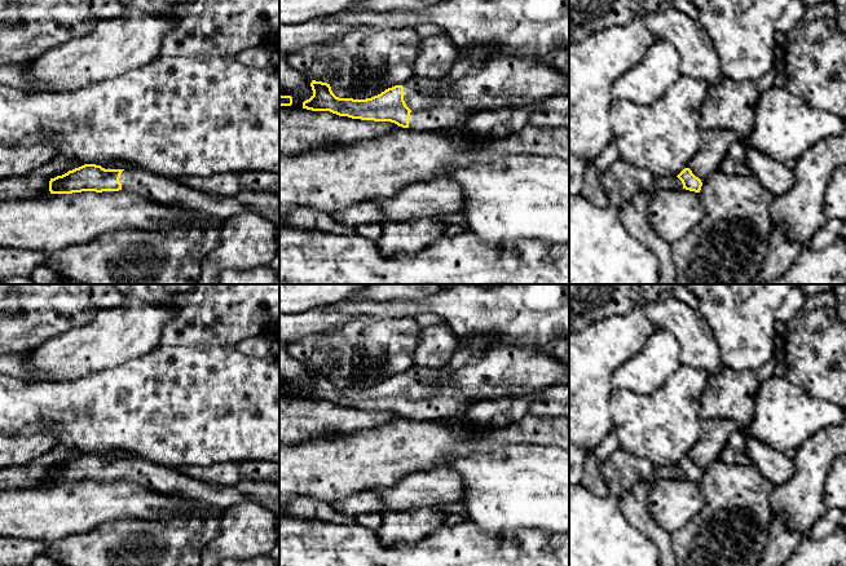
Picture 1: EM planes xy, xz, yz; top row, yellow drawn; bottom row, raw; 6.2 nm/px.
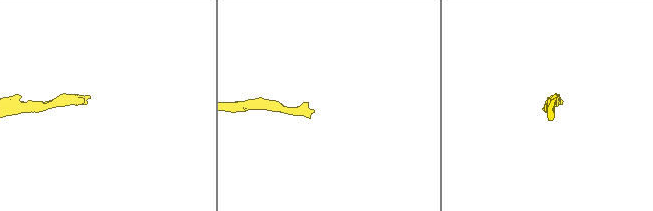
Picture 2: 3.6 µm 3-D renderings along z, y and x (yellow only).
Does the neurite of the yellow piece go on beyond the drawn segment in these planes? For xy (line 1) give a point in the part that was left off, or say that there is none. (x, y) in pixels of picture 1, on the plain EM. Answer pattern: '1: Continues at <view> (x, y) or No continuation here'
1: Continues at xy (168, 481)

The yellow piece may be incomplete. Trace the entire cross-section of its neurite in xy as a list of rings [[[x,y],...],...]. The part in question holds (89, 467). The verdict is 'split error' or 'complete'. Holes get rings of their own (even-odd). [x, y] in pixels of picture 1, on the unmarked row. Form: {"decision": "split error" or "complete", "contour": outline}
{"decision": "split error", "contour": [[[84,454],[49,470],[50,483],[119,479],[222,510],[242,500],[254,500],[266,505],[279,518],[279,482],[243,479],[237,485],[217,486],[182,474],[179,469],[153,464],[137,456],[105,459],[96,454]]]}

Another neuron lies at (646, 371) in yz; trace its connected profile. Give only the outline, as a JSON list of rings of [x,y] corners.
[[[656,328],[643,348],[614,371],[613,389],[651,395],[680,367],[680,357],[682,346],[677,336]]]

